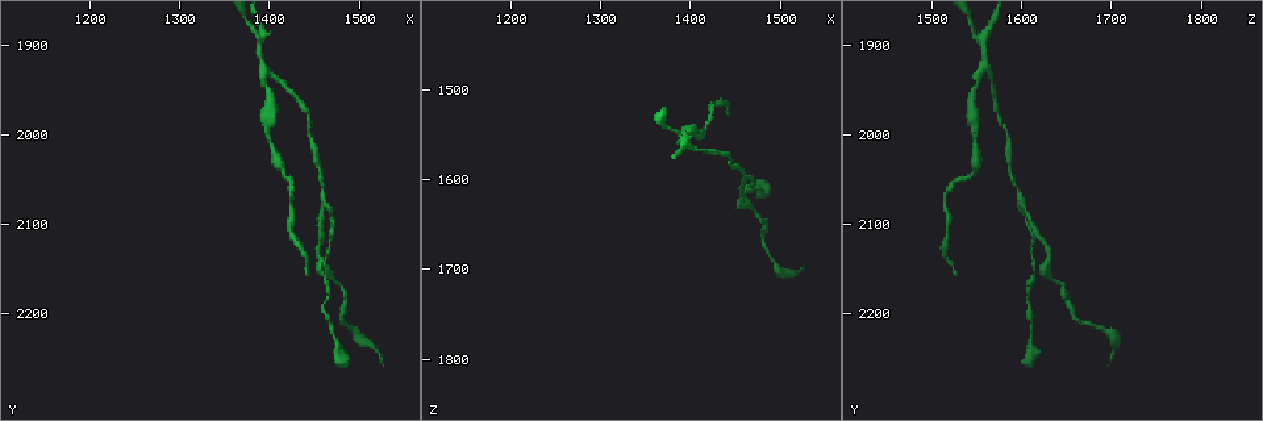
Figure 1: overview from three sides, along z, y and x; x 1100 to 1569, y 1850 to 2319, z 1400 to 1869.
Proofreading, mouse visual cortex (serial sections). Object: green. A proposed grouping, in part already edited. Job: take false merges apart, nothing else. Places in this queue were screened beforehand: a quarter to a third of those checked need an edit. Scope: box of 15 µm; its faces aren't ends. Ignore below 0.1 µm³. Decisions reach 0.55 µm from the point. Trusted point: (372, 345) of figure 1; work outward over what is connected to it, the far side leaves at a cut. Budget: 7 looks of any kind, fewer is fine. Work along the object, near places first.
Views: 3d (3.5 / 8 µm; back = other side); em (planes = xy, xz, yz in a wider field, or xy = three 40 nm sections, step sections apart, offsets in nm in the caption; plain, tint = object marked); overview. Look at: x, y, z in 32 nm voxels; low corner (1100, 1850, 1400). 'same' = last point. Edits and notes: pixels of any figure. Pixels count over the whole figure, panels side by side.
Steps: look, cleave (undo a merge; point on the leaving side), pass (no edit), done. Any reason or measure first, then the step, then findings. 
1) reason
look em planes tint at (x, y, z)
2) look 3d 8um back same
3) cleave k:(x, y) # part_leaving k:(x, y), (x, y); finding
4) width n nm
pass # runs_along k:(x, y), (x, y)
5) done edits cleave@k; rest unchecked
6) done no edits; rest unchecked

thick turns thin
look 3d 3.5um at (1490, 2215, 1690)

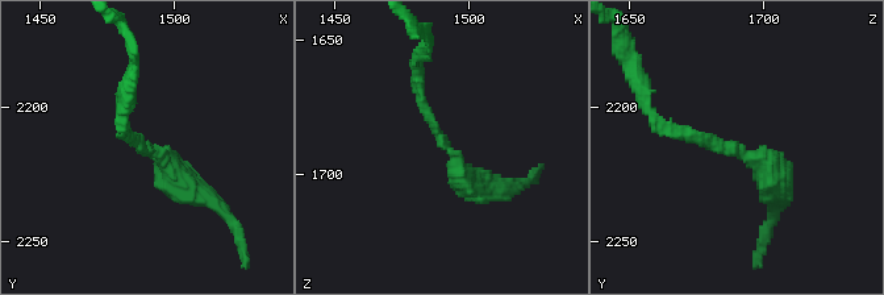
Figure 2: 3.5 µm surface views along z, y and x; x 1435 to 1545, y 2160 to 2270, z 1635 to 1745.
now the EM
look em xy step 1 tint at (1492, 2218, 1690)

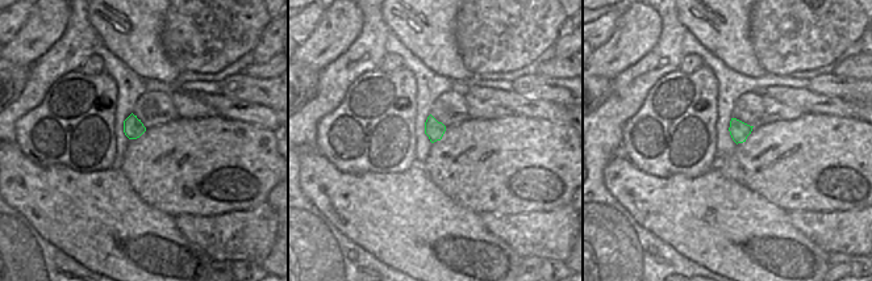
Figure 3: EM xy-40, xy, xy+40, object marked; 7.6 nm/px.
width 140 nm
pass # runs_along 2:(492, 190), (455, 169), (420, 102), (420, 71); one cell here

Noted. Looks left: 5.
two arms in line, one across
look 3d 8um at (1460, 2075, 1600)

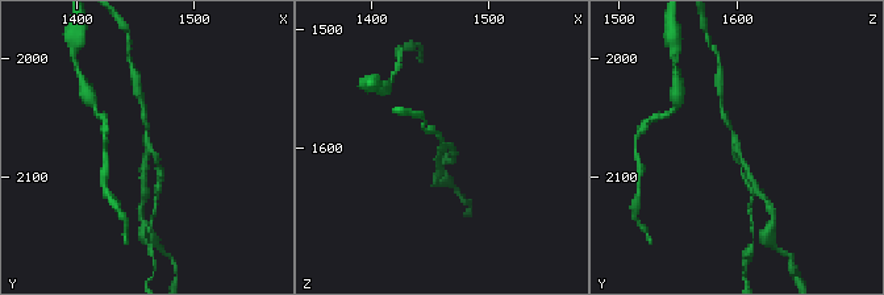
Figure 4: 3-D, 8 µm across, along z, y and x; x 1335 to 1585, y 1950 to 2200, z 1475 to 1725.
arms 3; arm_widths 100, 150, 200 nm; shape alone is not enough
look em planes tint at (1462, 2078, 1604)

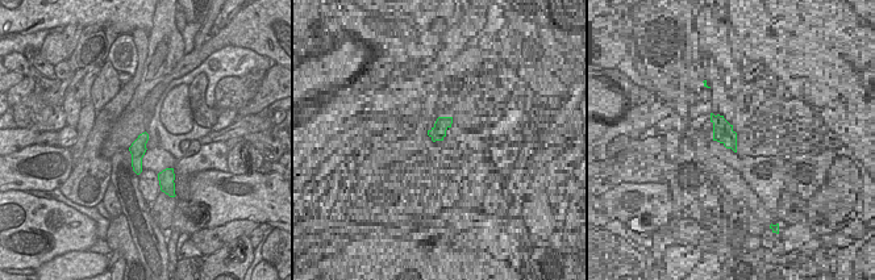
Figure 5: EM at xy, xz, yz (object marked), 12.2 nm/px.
cleave 4:(451, 157) # two cells meet here

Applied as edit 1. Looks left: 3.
see it whole again
look overview

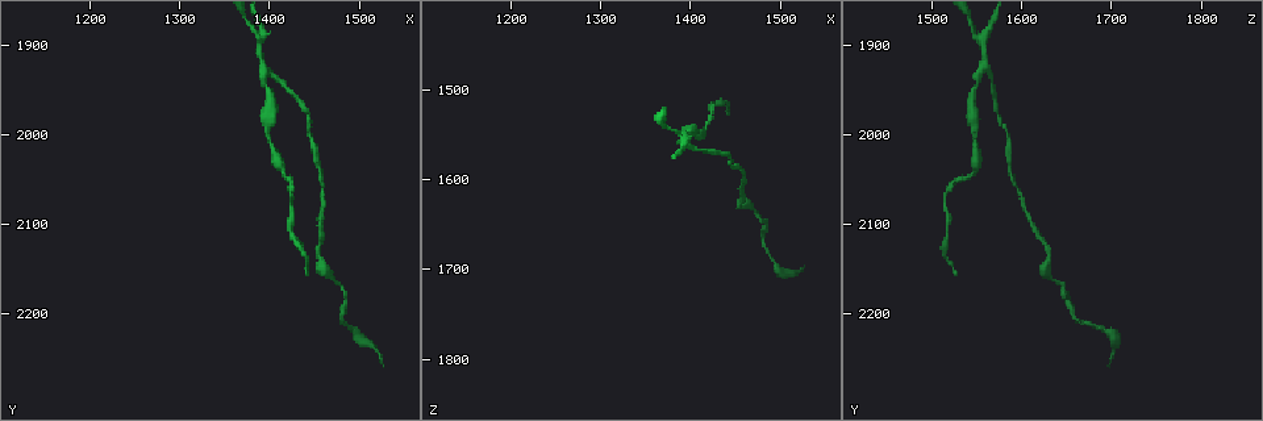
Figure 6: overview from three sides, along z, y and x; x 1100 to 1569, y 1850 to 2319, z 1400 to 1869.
three-way junction
look 3d 3.5um at (1395, 1930, 1560)

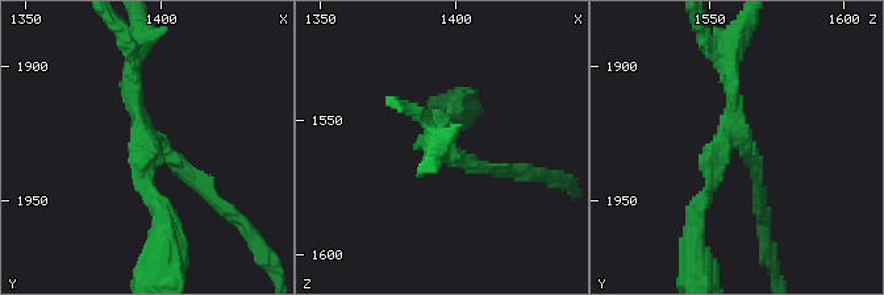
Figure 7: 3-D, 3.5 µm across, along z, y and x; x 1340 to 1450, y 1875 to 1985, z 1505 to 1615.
arms 3; arm_widths 150, 150, 200 nm; need the tissue
look em xy step 1 tint at (1397, 1928, 1561)

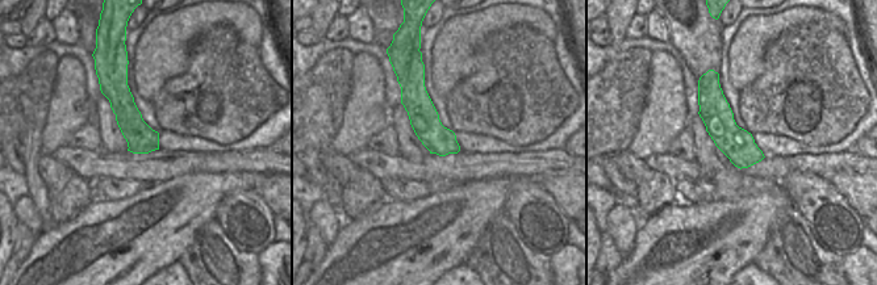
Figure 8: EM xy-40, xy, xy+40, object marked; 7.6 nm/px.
cleave 7:(140, 178) # part_leaving 7:(150, 140), (162, 253); two cells meet here

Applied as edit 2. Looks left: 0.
done edits cleave@4, cleave@7; rest unchecked

